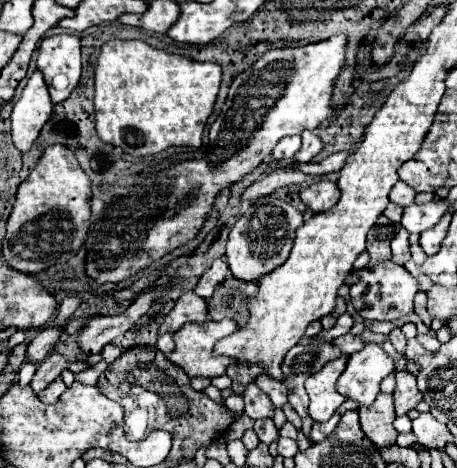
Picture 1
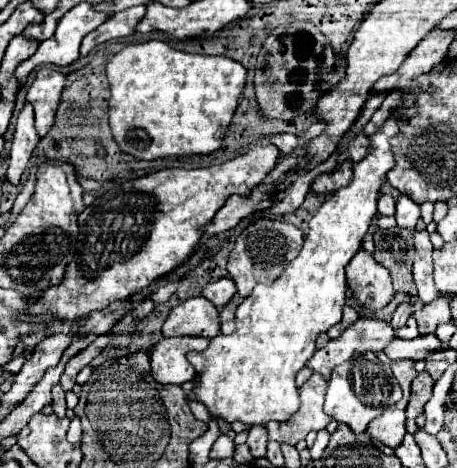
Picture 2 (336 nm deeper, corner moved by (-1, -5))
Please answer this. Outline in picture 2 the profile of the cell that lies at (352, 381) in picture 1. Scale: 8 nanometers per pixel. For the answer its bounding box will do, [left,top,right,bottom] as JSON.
[325,353,401,433]

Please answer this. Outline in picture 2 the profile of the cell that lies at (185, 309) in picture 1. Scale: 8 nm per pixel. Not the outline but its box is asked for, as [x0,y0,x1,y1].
[163,297,219,337]

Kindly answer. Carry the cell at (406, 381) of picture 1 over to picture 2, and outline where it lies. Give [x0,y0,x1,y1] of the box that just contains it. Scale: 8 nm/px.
[407,371,435,419]

